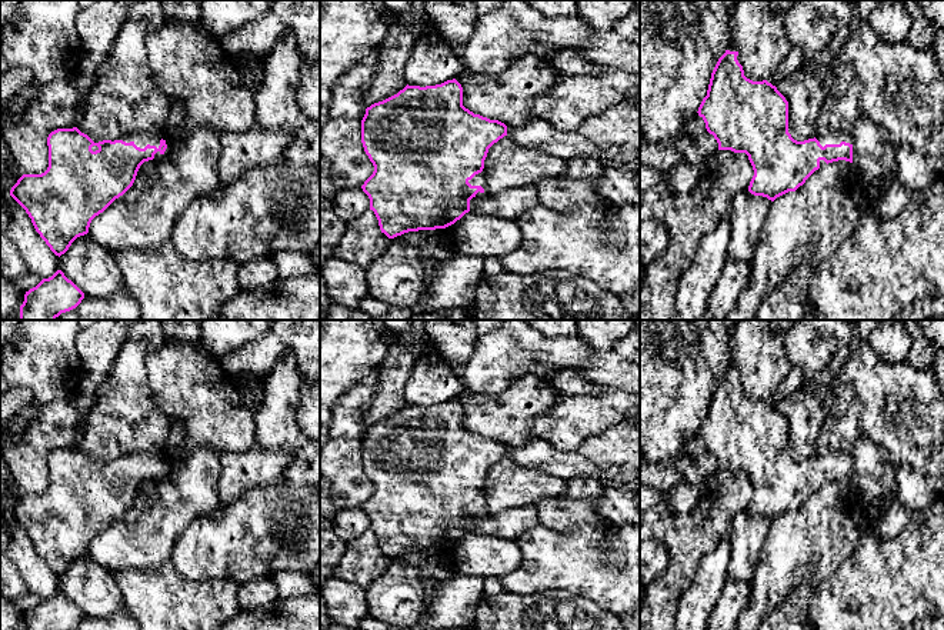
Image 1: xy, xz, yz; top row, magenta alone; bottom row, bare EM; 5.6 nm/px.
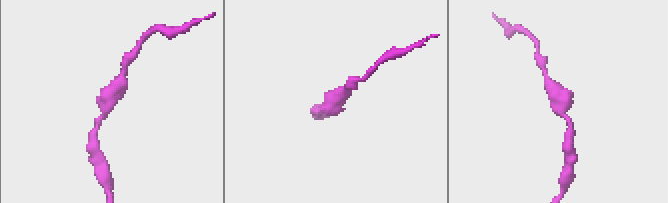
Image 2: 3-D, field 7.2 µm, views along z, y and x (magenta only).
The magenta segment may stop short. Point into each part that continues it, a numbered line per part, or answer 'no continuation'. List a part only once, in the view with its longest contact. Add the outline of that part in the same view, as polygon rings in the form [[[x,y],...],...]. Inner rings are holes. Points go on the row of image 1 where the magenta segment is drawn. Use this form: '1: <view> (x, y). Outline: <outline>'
1: xy (142, 139). Outline: [[[134,131],[134,133],[131,133],[131,134],[127,134],[127,136],[114,139],[114,140],[123,140],[123,141],[126,141],[126,143],[133,141],[133,143],[134,143],[137,147],[140,147],[140,149],[144,149],[147,144],[156,146],[156,147],[159,149],[161,139],[166,141],[167,149],[166,149],[166,151],[164,151],[163,154],[161,154],[160,151],[157,151],[157,153],[154,154],[154,159],[153,159],[153,160],[160,160],[160,159],[163,159],[164,156],[167,156],[169,151],[170,151],[170,143],[169,143],[169,139],[166,137],[164,133],[161,133],[161,134],[153,134],[153,133],[150,133],[150,131]],[[111,140],[111,141],[114,141],[114,140]]]

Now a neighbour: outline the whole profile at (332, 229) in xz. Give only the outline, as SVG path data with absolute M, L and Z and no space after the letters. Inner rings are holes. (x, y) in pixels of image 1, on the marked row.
M320 209L320 267L334 256L344 230L344 221L333 211L333 209Z

